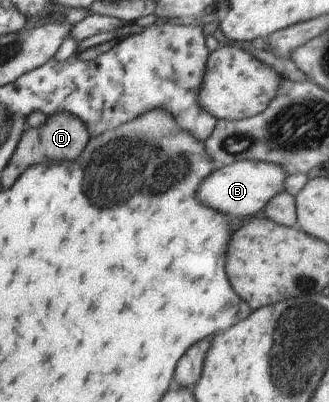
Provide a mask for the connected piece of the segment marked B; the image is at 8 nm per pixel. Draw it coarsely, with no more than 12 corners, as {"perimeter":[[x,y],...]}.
{"perimeter":[[273,162],[219,166],[197,197],[250,219],[285,192],[288,173]]}

